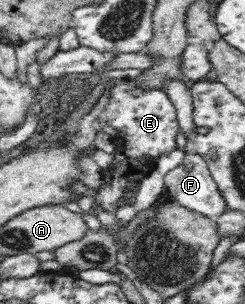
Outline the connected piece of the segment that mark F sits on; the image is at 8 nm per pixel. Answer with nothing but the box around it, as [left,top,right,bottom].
[164,154,226,219]

